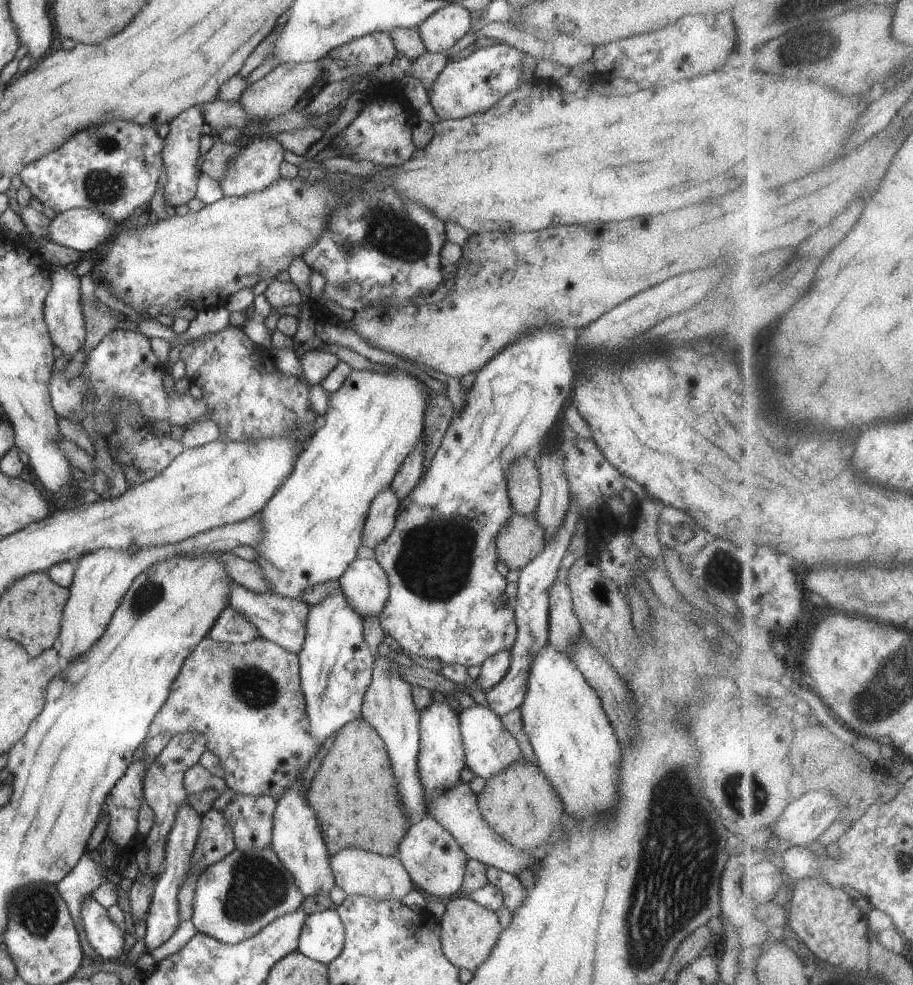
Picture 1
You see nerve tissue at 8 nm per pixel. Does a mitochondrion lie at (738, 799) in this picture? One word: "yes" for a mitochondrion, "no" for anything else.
yes

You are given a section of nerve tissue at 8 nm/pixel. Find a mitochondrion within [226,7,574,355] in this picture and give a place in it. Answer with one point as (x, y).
(389, 231)

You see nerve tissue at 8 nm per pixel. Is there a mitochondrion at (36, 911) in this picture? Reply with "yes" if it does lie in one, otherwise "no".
yes

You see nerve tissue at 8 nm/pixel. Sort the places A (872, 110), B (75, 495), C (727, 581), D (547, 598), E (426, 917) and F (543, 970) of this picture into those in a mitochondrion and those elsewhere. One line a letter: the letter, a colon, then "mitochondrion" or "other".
A: other
B: other
C: mitochondrion
D: other
E: other
F: other

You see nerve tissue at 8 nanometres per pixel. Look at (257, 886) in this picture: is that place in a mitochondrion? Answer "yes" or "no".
yes

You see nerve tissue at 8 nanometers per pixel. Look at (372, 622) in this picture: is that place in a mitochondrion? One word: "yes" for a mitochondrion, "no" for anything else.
no

